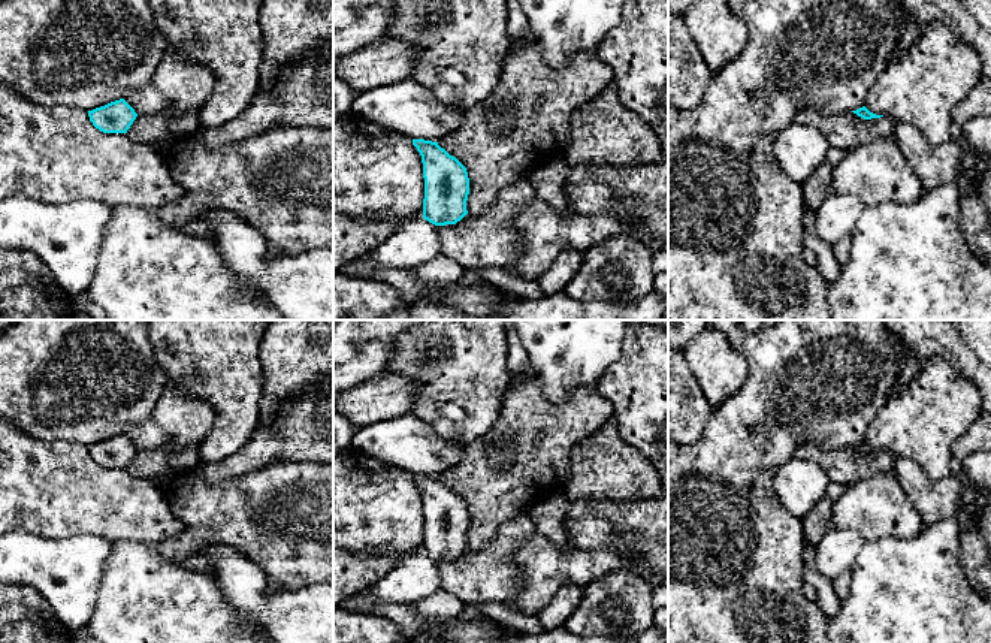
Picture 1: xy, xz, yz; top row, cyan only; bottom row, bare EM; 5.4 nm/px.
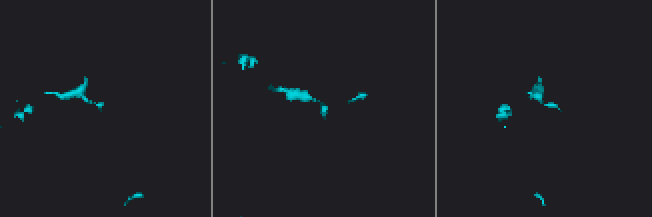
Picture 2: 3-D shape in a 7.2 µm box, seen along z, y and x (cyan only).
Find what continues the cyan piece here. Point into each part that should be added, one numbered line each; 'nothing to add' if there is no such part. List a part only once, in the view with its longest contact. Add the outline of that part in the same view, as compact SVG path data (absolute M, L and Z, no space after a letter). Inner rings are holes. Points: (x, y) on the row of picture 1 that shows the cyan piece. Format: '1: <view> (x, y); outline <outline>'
nothing to add

